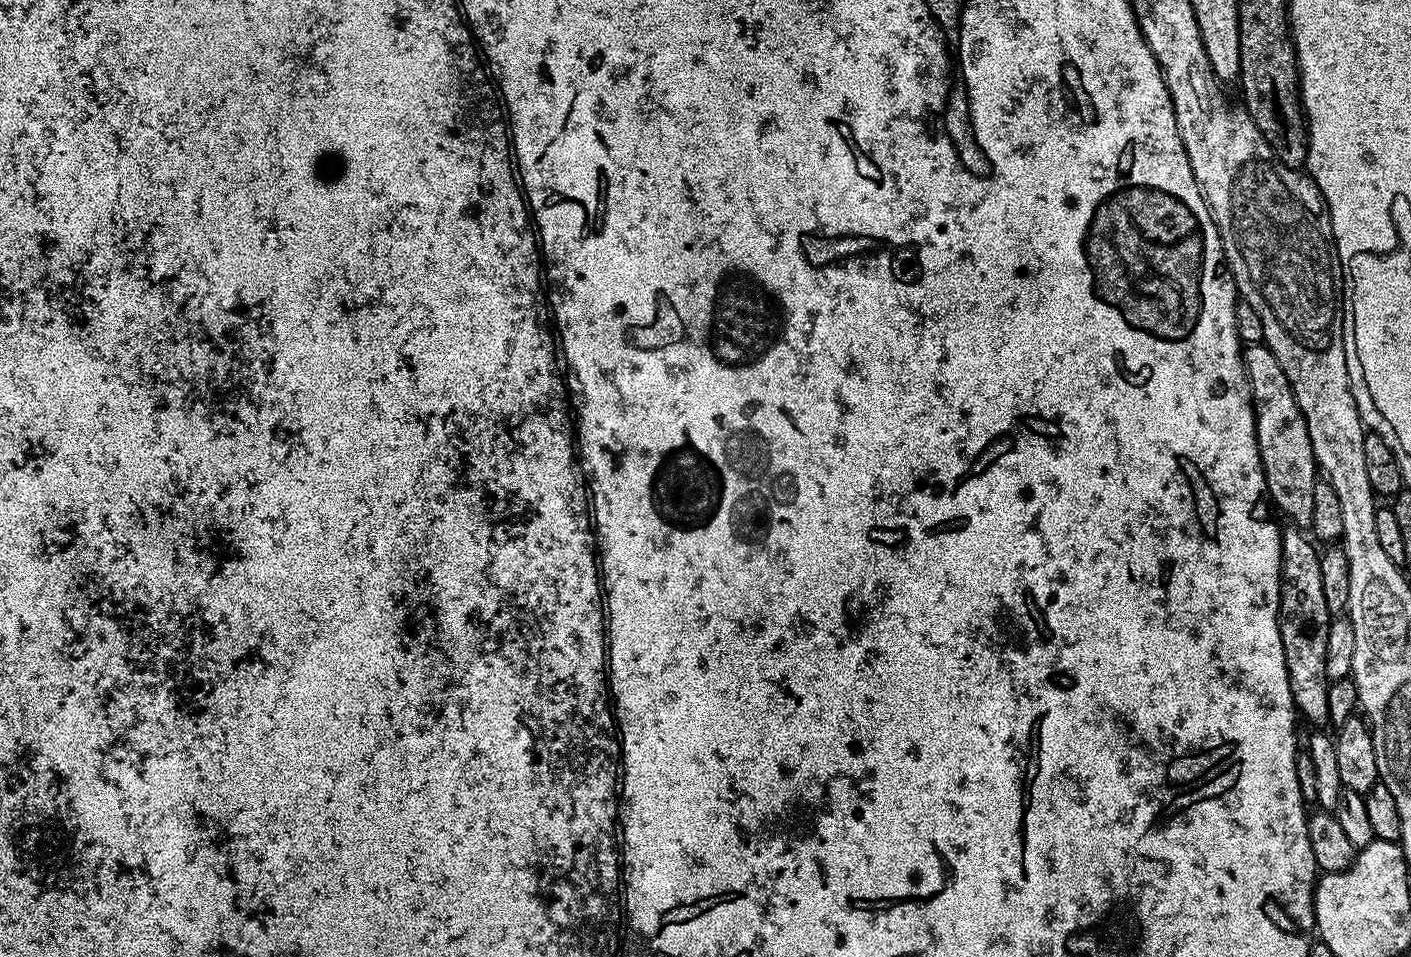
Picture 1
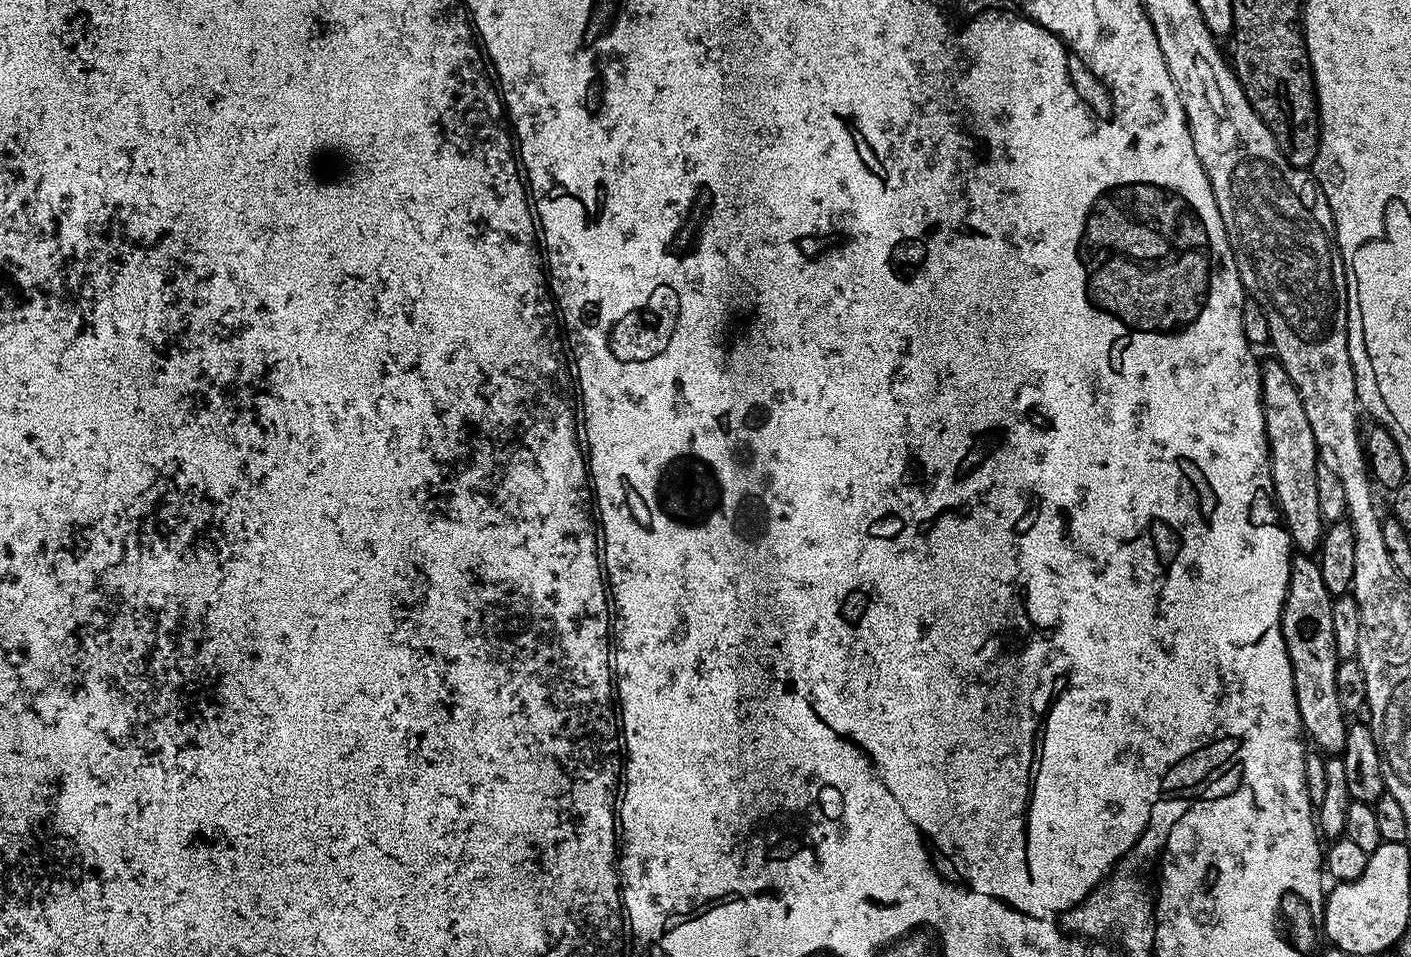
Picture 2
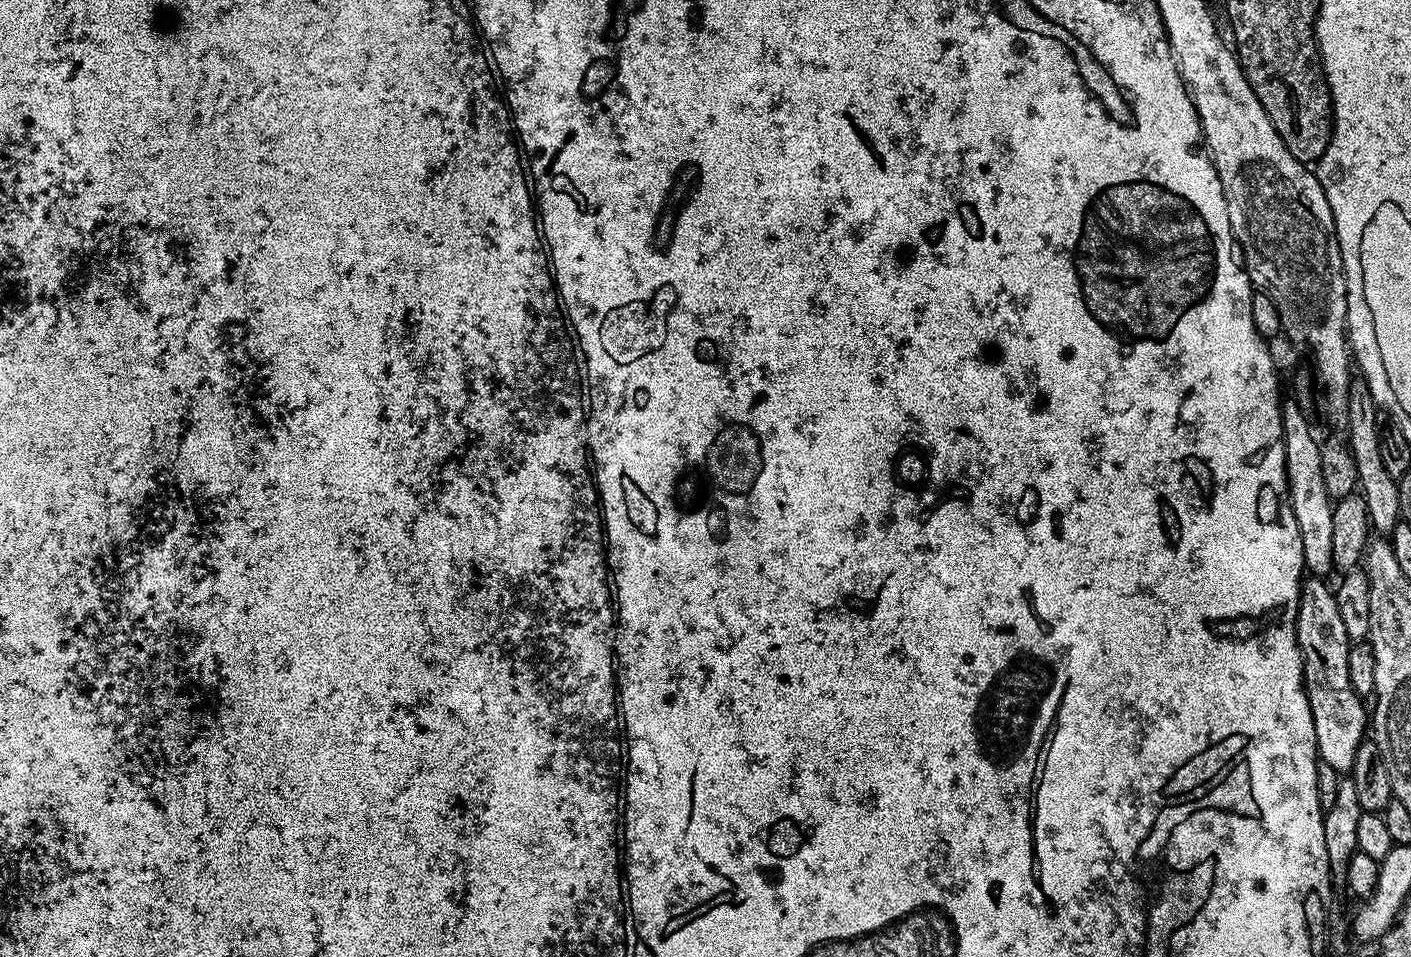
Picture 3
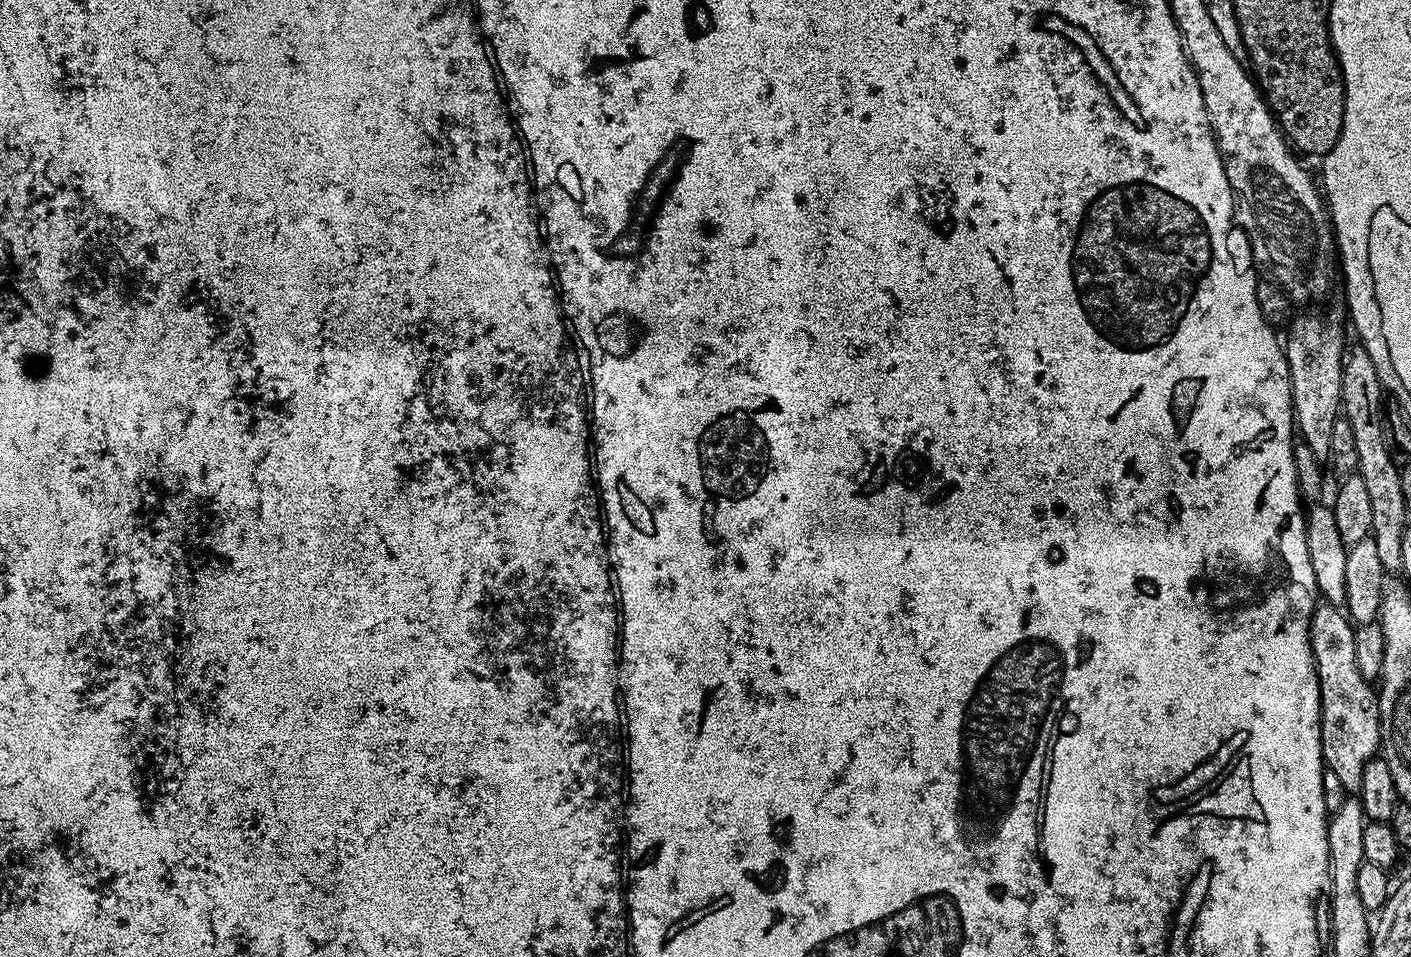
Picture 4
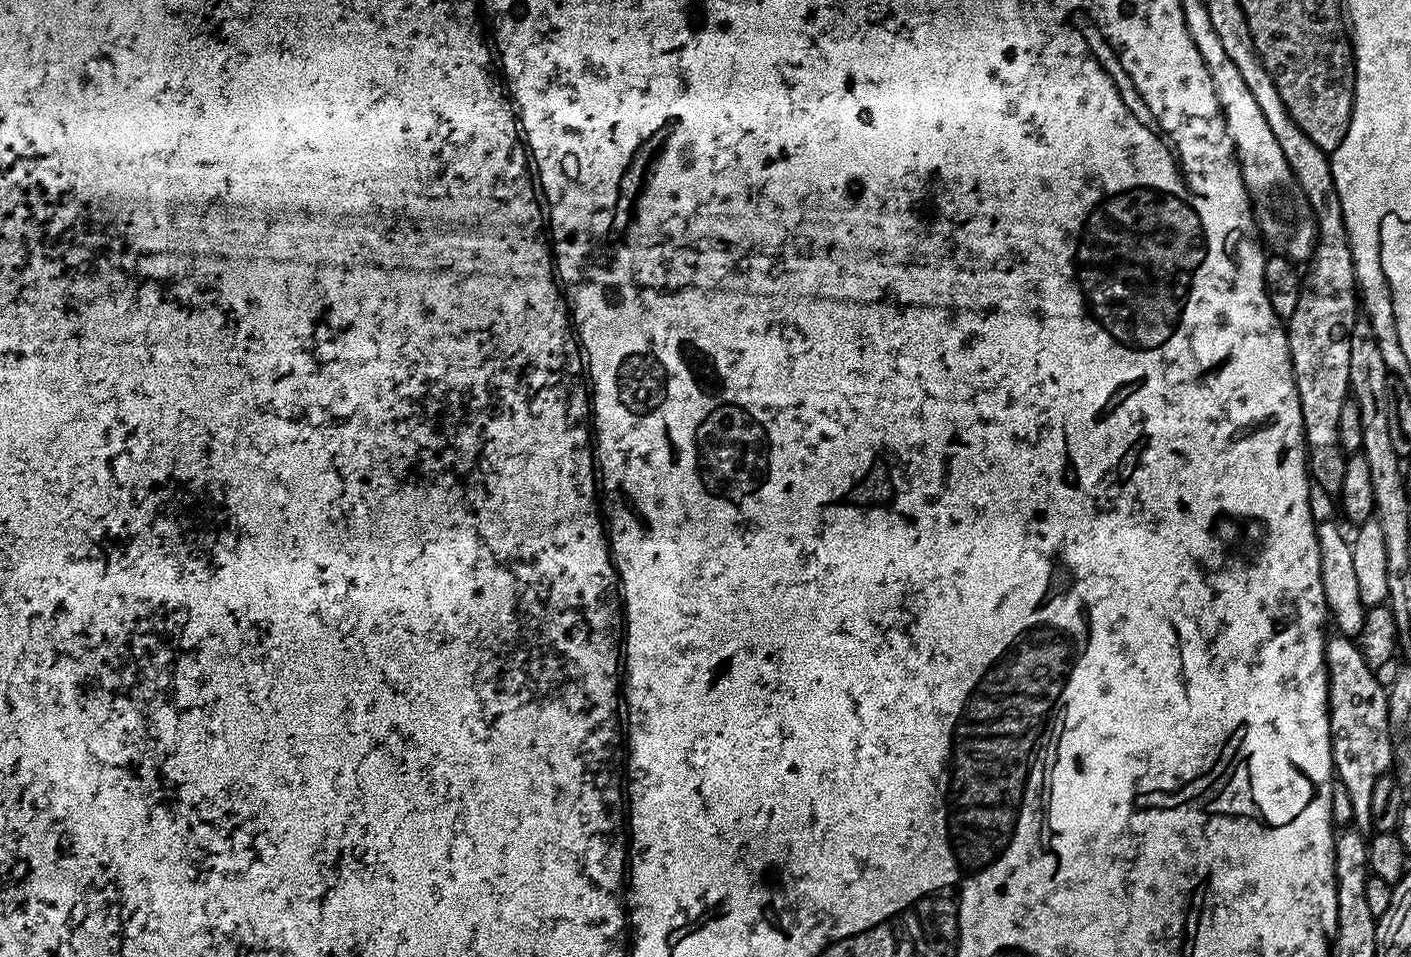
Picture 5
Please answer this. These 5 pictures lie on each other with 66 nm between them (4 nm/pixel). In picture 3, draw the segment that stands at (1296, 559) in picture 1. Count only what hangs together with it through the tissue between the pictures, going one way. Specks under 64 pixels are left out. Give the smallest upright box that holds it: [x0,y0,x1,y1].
[1296,578,1370,774]

